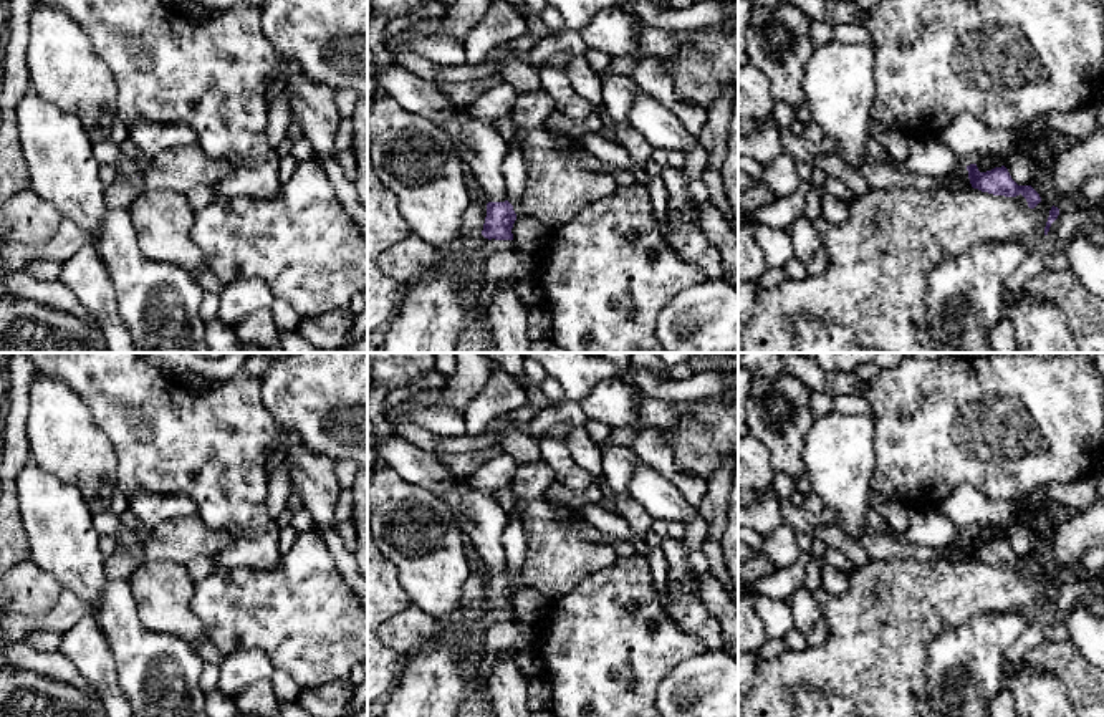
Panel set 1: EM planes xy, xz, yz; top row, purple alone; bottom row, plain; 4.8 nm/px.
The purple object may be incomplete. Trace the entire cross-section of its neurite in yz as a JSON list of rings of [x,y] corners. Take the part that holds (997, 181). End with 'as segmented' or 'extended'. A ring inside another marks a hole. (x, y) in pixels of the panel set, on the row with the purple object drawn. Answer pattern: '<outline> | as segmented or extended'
[[[970,164],[967,171],[973,189],[1005,197],[1016,197],[1021,194],[1030,209],[1034,209],[1041,202],[1039,194],[1031,185],[1018,185],[1005,166],[980,172],[977,164]]] | as segmented

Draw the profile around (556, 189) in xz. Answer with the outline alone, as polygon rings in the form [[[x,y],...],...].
[[[545,128],[530,129],[518,149],[528,176],[516,209],[521,217],[535,219],[551,230],[566,225],[584,205],[616,189],[612,174],[574,164]]]

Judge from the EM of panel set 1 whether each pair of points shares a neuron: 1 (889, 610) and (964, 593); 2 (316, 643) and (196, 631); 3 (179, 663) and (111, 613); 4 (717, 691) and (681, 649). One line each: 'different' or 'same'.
1: same
2: different
3: same
4: different

